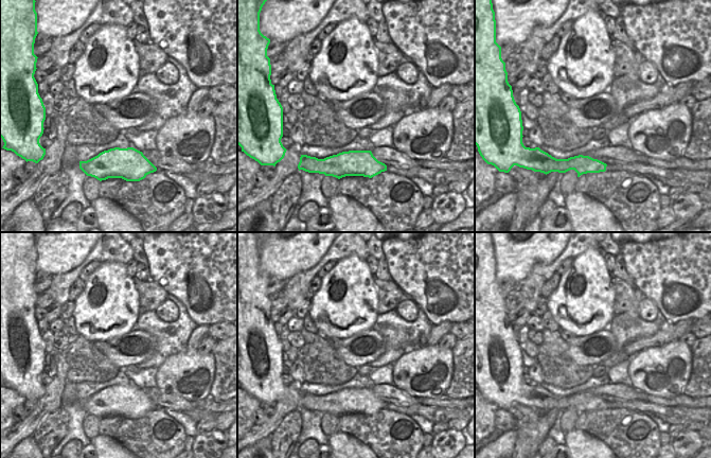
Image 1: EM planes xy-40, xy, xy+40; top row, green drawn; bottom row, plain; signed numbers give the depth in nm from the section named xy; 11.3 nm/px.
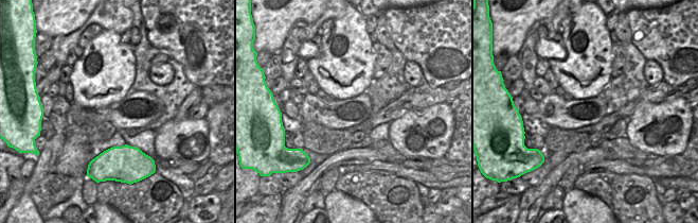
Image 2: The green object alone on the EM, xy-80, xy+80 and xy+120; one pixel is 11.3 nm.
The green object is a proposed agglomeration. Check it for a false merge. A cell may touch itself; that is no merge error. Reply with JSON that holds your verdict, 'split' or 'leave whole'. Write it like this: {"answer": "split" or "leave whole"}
{"answer": "leave whole"}

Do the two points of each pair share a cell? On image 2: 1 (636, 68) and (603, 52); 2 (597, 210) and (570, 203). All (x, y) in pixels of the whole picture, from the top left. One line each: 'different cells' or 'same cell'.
1: different cells
2: same cell

